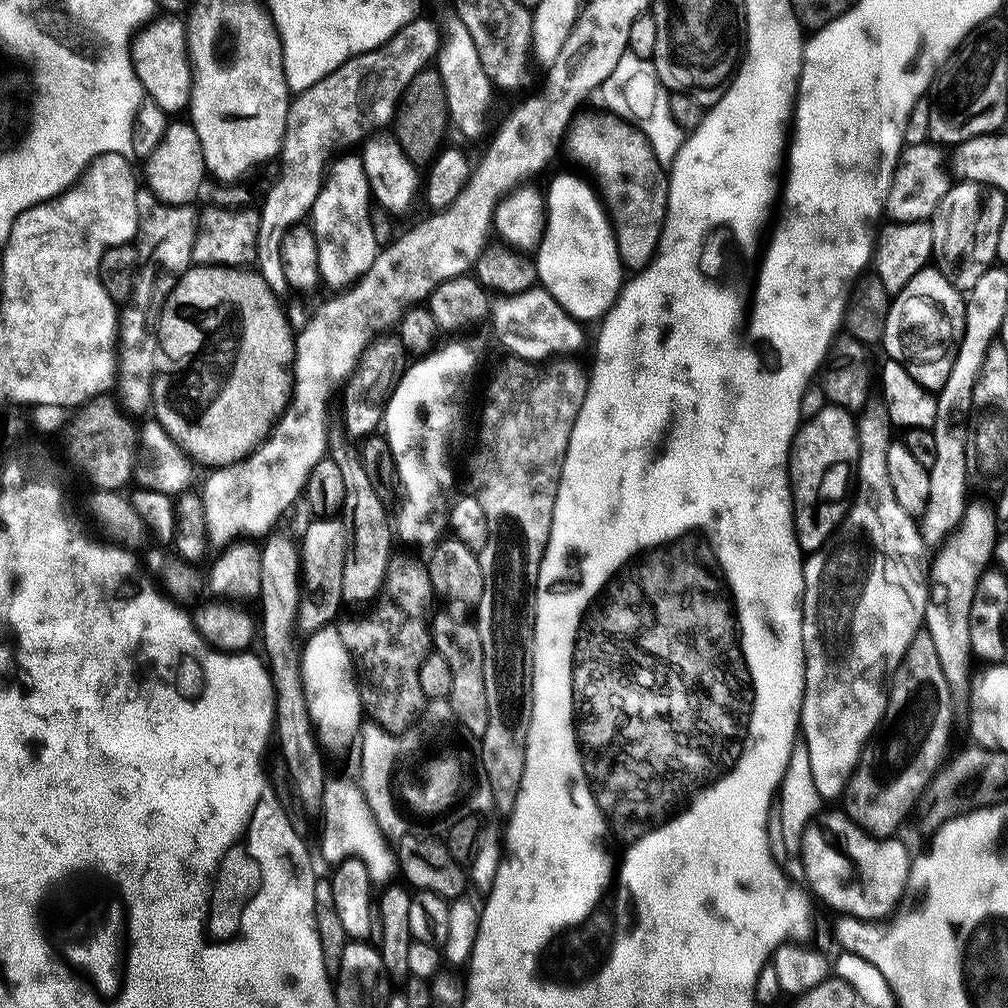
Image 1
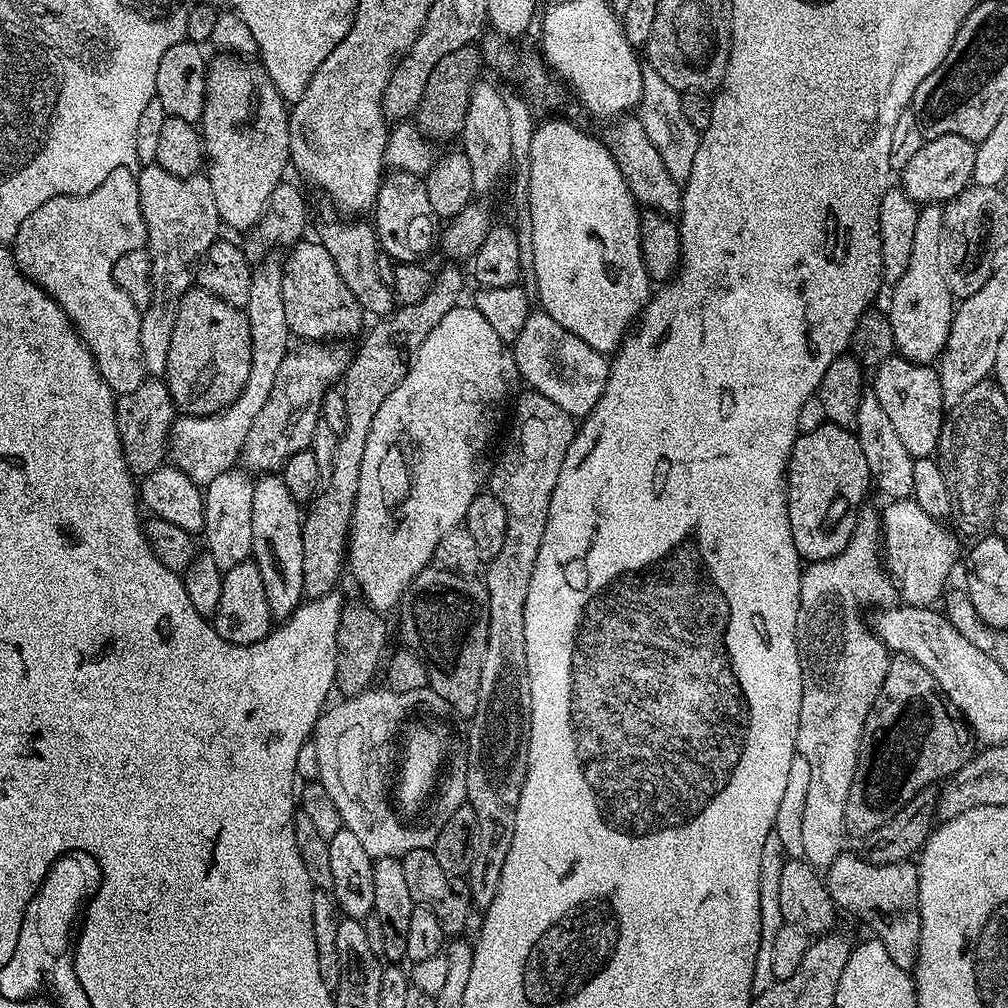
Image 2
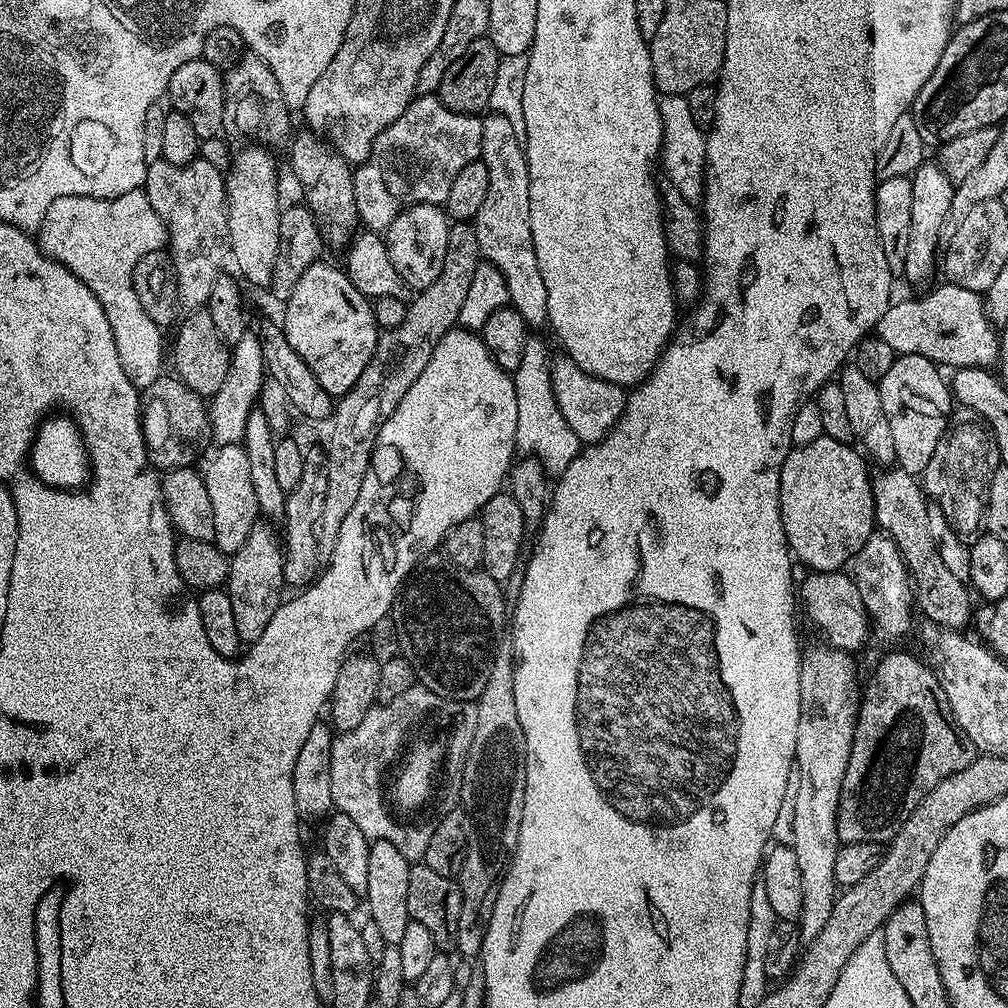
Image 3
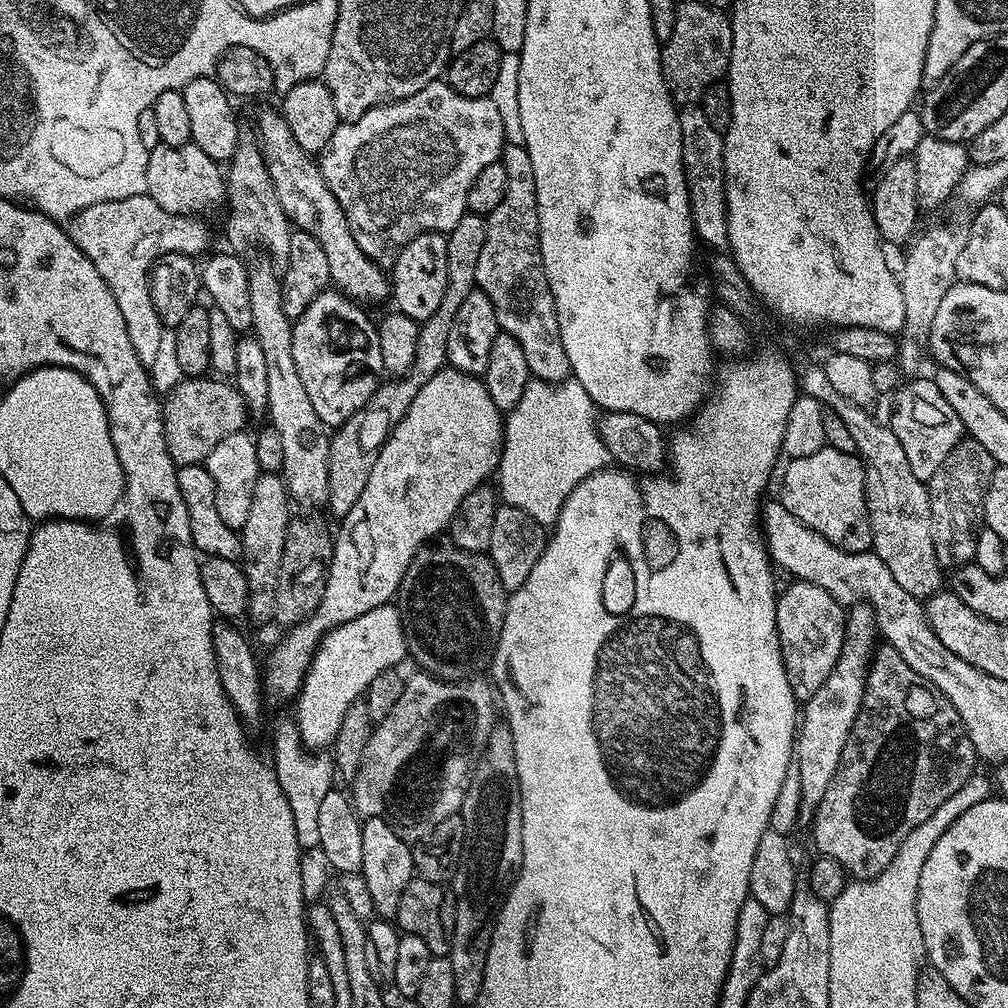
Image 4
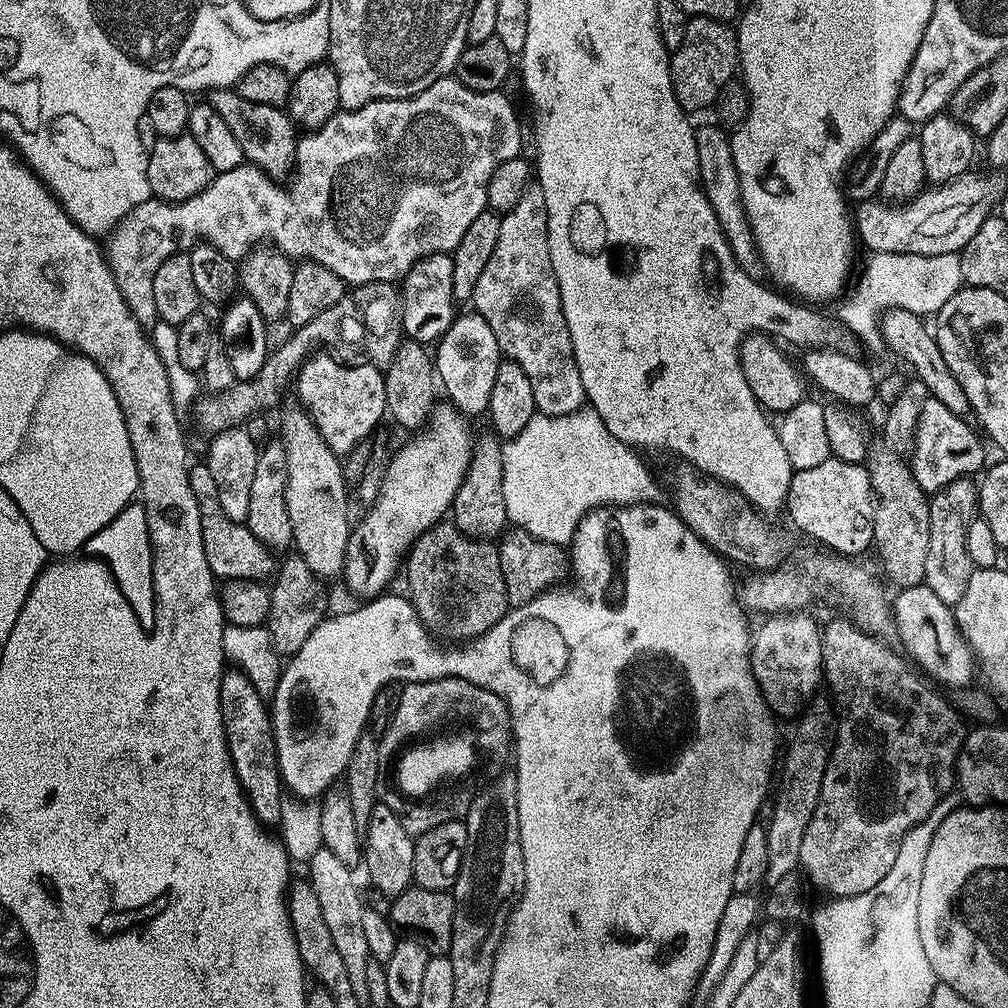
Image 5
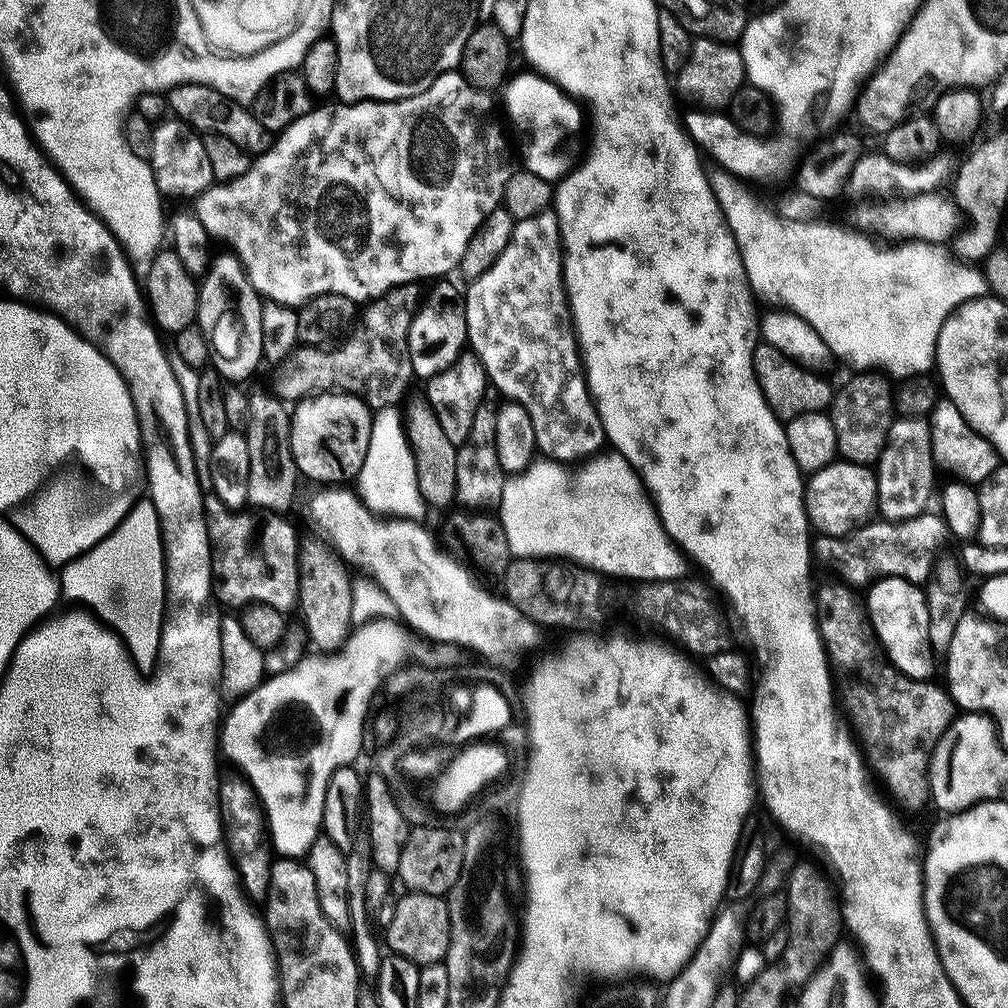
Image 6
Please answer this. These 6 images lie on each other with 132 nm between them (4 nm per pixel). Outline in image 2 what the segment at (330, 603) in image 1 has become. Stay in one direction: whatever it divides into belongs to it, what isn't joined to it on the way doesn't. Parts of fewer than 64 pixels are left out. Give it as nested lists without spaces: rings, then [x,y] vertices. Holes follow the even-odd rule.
[[[448,266],[444,268],[431,281],[428,293],[417,305],[403,305],[397,307],[391,314],[377,319],[376,325],[368,332],[368,337],[360,344],[360,349],[356,352],[352,364],[347,365],[346,373],[342,378],[344,384],[344,433],[339,433],[335,452],[333,454],[328,481],[324,484],[324,489],[319,489],[318,495],[311,501],[312,509],[305,511],[302,516],[302,586],[304,594],[308,600],[321,600],[329,595],[332,588],[340,580],[340,571],[346,568],[346,553],[348,551],[348,541],[350,539],[350,529],[352,527],[352,511],[356,505],[356,495],[358,494],[358,482],[360,481],[360,463],[366,454],[366,438],[374,426],[374,414],[390,398],[393,390],[400,385],[402,378],[408,373],[408,368],[412,365],[412,359],[416,357],[416,352],[426,342],[426,338],[446,318],[450,310],[454,310],[461,303],[460,295],[464,292],[464,276],[459,272],[459,267]]]

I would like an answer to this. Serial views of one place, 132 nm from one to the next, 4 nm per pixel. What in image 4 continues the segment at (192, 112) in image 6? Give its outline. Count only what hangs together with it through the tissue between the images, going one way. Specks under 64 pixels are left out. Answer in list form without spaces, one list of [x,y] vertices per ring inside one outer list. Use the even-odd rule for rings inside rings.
[[[279,111],[262,113],[256,124],[260,129],[254,136],[274,190],[277,191],[277,200],[299,231],[309,232],[318,238],[318,242],[322,242],[322,251],[330,261],[332,284],[357,302],[366,300],[370,304],[376,304],[379,300],[387,301],[390,296],[389,273],[358,246],[356,233],[349,226],[346,214],[338,198],[334,198],[326,178],[322,178],[319,163],[314,159],[313,153],[307,152],[298,144],[286,118]]]

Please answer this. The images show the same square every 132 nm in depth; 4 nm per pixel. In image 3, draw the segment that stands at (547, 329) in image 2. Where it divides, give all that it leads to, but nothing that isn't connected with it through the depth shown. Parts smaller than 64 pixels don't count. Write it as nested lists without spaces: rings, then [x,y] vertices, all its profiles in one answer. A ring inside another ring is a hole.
[[[566,354],[551,361],[553,394],[567,426],[580,440],[581,445],[599,444],[619,422],[626,411],[626,392],[621,385],[611,384],[582,370]]]

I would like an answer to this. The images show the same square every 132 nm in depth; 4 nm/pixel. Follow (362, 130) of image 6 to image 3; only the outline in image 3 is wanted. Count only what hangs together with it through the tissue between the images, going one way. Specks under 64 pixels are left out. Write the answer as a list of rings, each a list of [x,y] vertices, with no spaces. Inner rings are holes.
[[[436,94],[417,95],[406,111],[378,134],[370,154],[355,169],[355,211],[364,219],[363,227],[380,234],[392,225],[403,208],[412,204],[447,205],[458,170],[479,160],[481,150],[479,115],[450,110]],[[142,190],[135,192],[127,192],[121,196],[103,196],[102,198],[94,198],[93,196],[67,196],[66,198],[58,198],[50,206],[50,210],[46,210],[46,214],[42,218],[38,229],[38,243],[44,250],[44,255],[57,260],[58,263],[66,265],[69,270],[80,281],[92,291],[98,298],[98,302],[102,306],[102,310],[106,314],[106,318],[110,322],[110,330],[112,331],[112,341],[118,346],[118,354],[122,362],[122,368],[126,370],[128,376],[153,376],[157,380],[158,377],[165,371],[164,356],[166,360],[166,348],[164,352],[164,335],[165,333],[154,322],[154,318],[150,318],[150,314],[146,314],[146,310],[142,308],[142,302],[138,300],[138,294],[134,290],[134,270],[138,266],[138,262],[142,258],[146,258],[146,254],[151,252],[159,252],[167,245],[168,230],[165,228],[160,215],[154,210],[154,206],[150,206],[148,196]]]

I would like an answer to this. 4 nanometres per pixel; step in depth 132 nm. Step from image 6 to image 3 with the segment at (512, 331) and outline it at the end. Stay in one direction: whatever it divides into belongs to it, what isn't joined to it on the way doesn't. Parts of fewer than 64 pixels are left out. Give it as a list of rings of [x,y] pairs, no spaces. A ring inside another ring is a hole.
[[[495,114],[483,117],[480,159],[490,173],[486,199],[483,200],[474,221],[481,257],[498,270],[502,270],[511,307],[516,308],[518,314],[522,314],[525,322],[529,326],[547,325],[546,282],[542,282],[542,270],[538,266],[534,234],[530,226],[528,153],[523,143],[517,139],[507,118]]]

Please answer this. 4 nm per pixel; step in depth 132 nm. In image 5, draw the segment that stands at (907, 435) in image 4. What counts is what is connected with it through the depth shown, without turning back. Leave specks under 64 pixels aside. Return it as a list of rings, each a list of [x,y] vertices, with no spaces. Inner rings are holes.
[[[930,398],[922,406],[922,418],[918,418],[916,431],[916,447],[910,454],[910,469],[923,492],[931,494],[955,480],[975,477],[985,467],[981,437],[977,429],[966,421],[964,416],[954,414],[937,400]]]

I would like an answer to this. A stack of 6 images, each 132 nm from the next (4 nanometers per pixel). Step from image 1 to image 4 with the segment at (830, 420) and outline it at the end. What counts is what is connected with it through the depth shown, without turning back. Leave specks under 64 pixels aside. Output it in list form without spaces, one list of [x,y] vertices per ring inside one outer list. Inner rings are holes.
[[[826,446],[818,454],[788,460],[785,465],[778,499],[798,522],[847,552],[867,552],[872,548],[872,527],[868,521],[870,500],[864,497],[866,468],[859,456],[842,454],[842,450]]]

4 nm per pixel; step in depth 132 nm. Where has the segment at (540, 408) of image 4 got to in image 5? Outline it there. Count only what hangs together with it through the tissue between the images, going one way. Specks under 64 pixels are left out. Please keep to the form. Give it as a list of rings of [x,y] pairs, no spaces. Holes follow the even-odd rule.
[[[586,406],[568,415],[548,416],[536,413],[522,432],[505,441],[503,450],[503,498],[509,521],[532,537],[551,544],[569,545],[581,518],[601,507],[629,507],[633,504],[655,504],[665,501],[664,494],[640,460],[641,456],[628,444],[615,438],[596,411]]]

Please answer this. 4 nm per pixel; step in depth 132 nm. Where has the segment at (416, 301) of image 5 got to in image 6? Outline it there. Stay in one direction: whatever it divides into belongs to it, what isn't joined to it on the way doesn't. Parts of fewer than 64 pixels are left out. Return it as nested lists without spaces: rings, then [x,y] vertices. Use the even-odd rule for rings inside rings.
[[[444,278],[433,283],[428,297],[423,297],[422,303],[412,315],[409,324],[409,358],[412,359],[412,370],[417,377],[431,378],[438,375],[465,351],[468,344],[462,292],[450,281]]]

